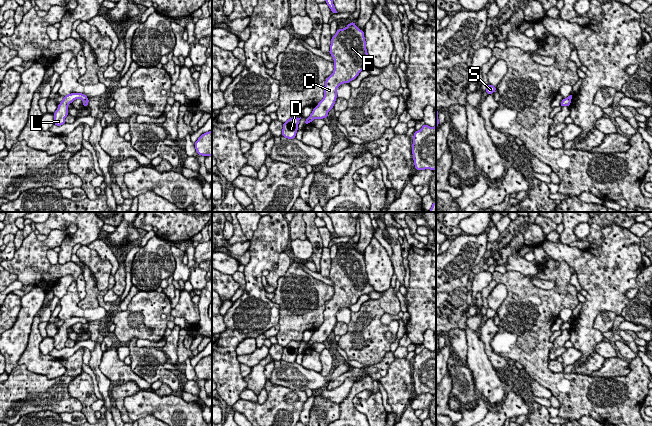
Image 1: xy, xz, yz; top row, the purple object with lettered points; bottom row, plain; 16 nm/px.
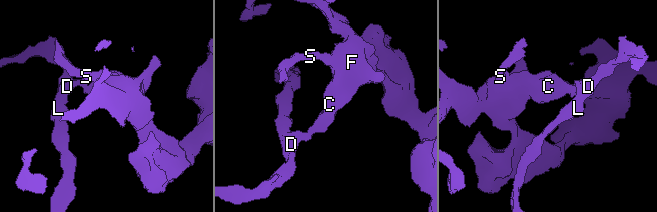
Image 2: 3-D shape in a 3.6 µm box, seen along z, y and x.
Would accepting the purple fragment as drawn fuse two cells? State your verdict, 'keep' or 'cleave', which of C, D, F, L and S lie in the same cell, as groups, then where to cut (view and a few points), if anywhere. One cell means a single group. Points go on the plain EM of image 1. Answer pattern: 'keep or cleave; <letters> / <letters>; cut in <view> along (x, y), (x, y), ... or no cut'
cleave; C F S / D L; cut in xy along (87, 322), (83, 324)

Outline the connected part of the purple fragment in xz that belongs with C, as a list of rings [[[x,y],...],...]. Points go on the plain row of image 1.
[[[355,246],[349,247],[346,252],[337,253],[332,260],[329,277],[334,284],[334,294],[325,304],[323,323],[307,342],[310,346],[328,341],[337,323],[337,312],[341,308],[349,308],[361,295],[374,291],[368,281],[364,255]]]

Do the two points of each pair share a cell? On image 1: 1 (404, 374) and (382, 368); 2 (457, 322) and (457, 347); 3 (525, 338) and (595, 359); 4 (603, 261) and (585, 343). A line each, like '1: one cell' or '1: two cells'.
1: two cells
2: two cells
3: two cells
4: one cell

